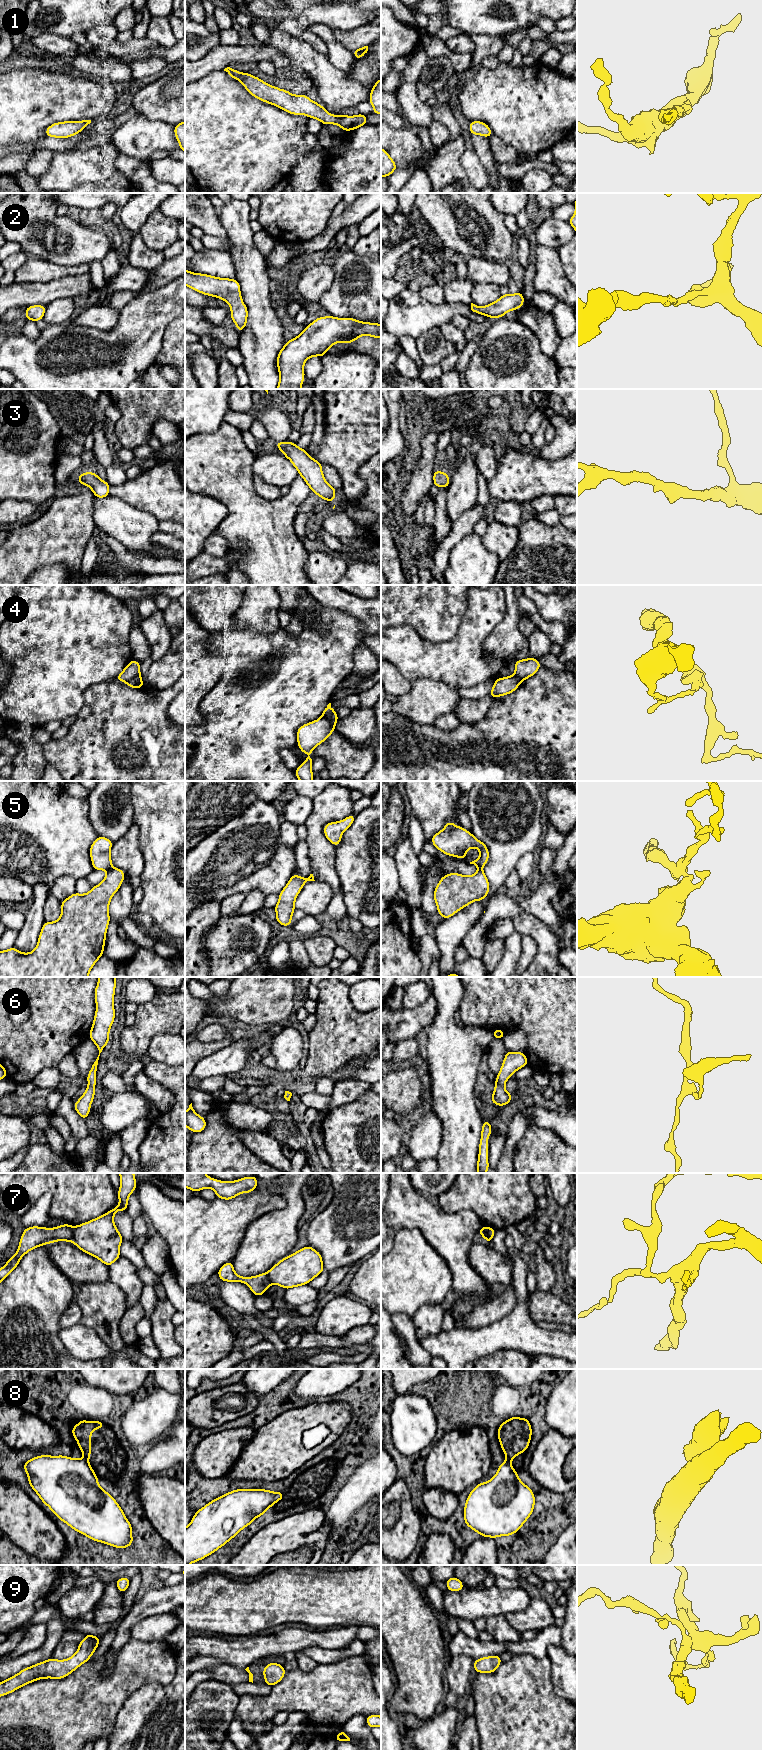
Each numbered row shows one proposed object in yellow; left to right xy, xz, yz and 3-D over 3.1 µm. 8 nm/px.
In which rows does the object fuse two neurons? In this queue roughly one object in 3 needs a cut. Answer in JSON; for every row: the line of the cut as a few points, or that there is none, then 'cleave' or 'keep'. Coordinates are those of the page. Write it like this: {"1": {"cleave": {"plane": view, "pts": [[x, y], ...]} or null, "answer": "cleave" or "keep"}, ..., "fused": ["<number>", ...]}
{"1": {"cleave": null, "answer": "keep"}, "2": {"cleave": null, "answer": "keep"}, "3": {"cleave": null, "answer": "keep"}, "4": {"cleave": {"plane": "xy", "pts": [[140, 675], [125, 682]]}, "answer": "cleave"}, "5": {"cleave": {"plane": "xy", "pts": [[111, 867], [108, 870]]}, "answer": "cleave"}, "6": {"cleave": null, "answer": "keep"}, "7": {"cleave": {"plane": "yz", "pts": [[485, 1227], [485, 1238], [489, 1242]]}, "answer": "cleave"}, "8": {"cleave": {"plane": "yz", "pts": [[506, 1459], [510, 1463]]}, "answer": "cleave"}, "9": {"cleave": null, "answer": "keep"}, "fused": ["4", "5", "7", "8"]}

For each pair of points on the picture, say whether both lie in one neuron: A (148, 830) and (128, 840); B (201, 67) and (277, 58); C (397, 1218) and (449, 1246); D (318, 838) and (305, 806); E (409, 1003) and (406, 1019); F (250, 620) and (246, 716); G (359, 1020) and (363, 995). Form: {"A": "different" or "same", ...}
{"A": "different", "B": "same", "C": "same", "D": "different", "E": "different", "F": "different", "G": "different"}

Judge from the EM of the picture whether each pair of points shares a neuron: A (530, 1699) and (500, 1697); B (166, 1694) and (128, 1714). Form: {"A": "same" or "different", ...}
{"A": "same", "B": "same"}

